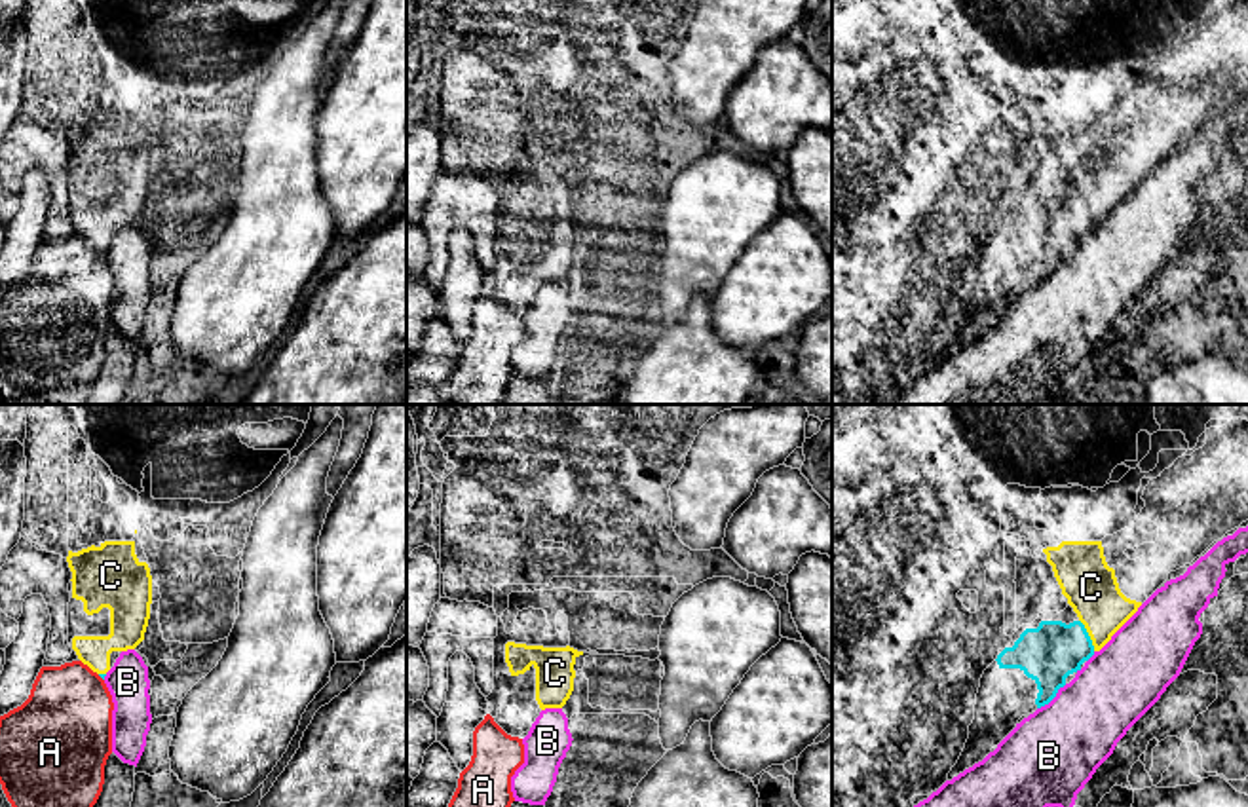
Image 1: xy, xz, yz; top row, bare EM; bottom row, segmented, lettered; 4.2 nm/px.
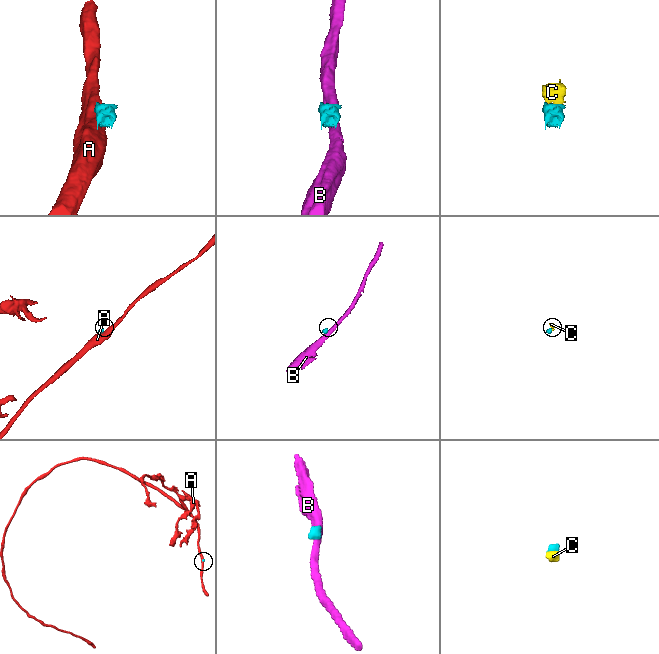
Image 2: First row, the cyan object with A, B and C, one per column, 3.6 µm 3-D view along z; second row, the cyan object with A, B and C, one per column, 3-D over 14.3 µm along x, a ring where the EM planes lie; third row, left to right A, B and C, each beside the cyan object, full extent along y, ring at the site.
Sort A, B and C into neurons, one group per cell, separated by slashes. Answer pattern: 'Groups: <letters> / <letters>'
Groups: A / B / C

